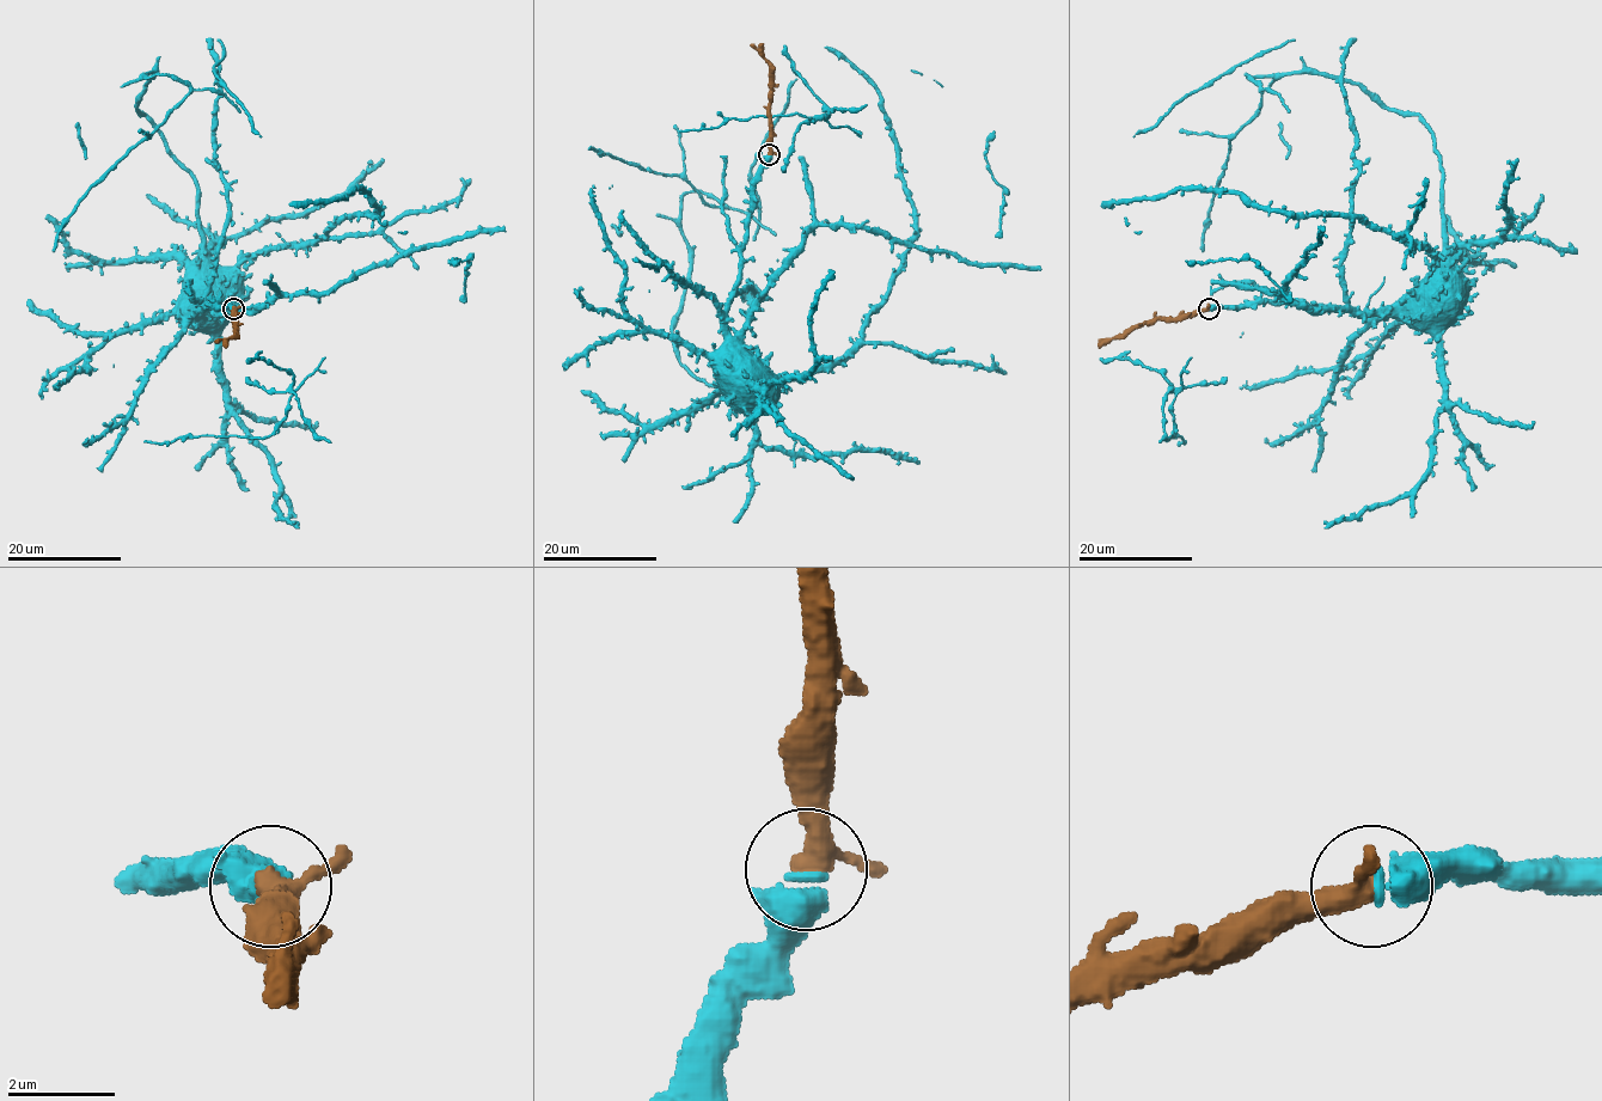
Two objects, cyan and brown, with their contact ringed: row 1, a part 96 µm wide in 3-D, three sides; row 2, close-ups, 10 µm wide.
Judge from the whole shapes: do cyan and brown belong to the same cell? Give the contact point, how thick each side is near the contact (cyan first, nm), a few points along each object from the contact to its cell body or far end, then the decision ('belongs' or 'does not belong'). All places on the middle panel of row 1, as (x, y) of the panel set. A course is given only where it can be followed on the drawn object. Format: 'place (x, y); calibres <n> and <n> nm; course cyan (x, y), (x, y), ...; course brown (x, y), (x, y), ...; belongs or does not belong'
place (769, 154); calibres 280 and 340 nm; course cyan (770, 154), (754, 190), (748, 237), (741, 252), (740, 282), (727, 312), (727, 336), (721, 353), (726, 356); course brown (770, 154), (770, 65), (750, 44); belongs

